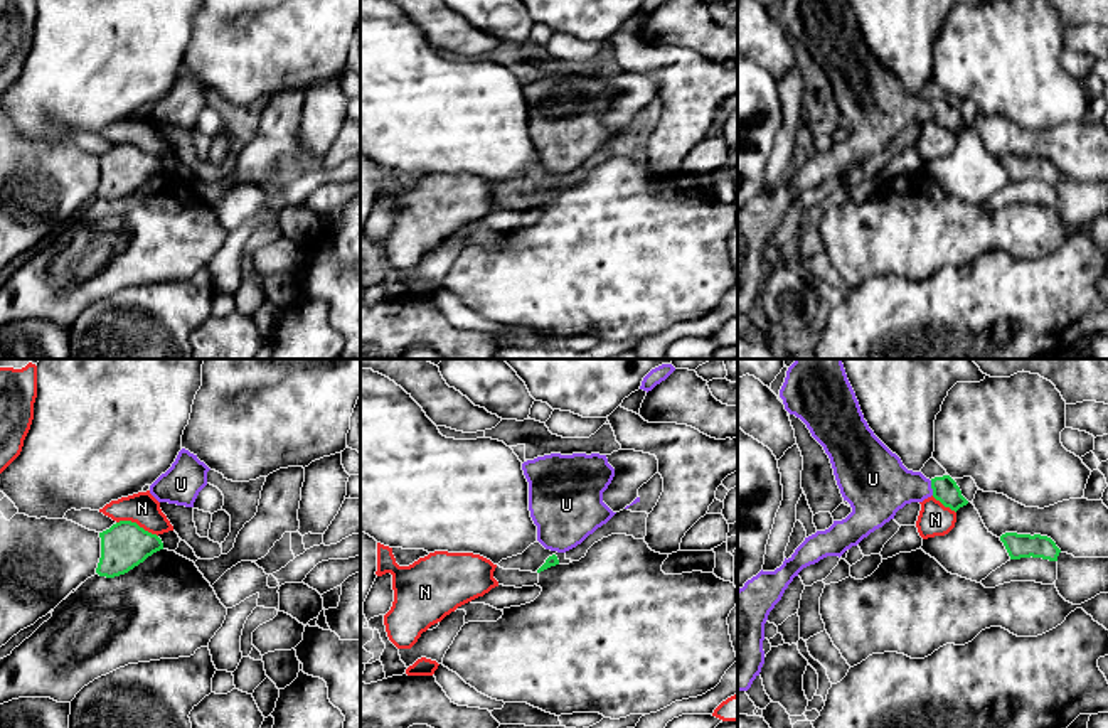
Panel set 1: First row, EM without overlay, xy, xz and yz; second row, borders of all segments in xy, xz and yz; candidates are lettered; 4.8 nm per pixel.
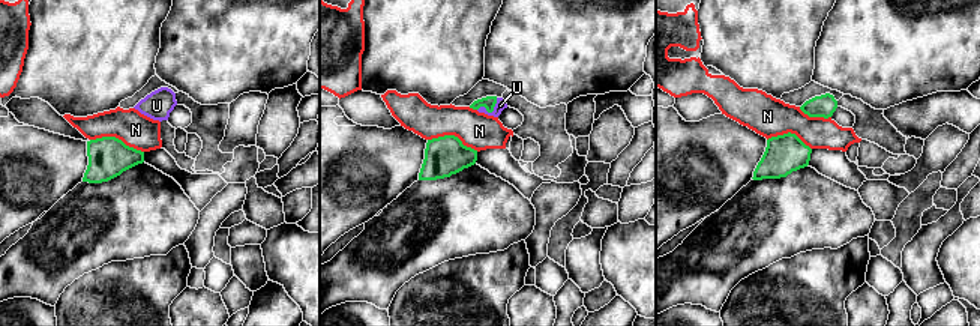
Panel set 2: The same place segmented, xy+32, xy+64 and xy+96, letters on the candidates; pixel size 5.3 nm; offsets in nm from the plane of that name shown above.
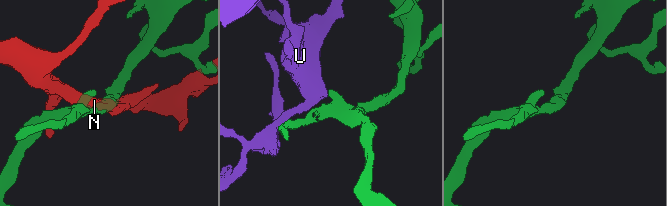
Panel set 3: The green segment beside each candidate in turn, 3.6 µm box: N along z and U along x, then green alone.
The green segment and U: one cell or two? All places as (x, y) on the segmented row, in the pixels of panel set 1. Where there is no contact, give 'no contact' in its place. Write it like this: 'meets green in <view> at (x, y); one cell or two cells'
meets green in yz at (932, 487); one cell

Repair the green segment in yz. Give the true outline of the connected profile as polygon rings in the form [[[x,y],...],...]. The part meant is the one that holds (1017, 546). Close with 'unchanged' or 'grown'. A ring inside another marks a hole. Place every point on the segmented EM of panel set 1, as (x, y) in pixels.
[[[1005,533],[1000,536],[1010,559],[1020,558],[1042,558],[1049,561],[1057,561],[1061,549],[1056,543],[1041,534],[1017,534],[1017,533]]]; unchanged

